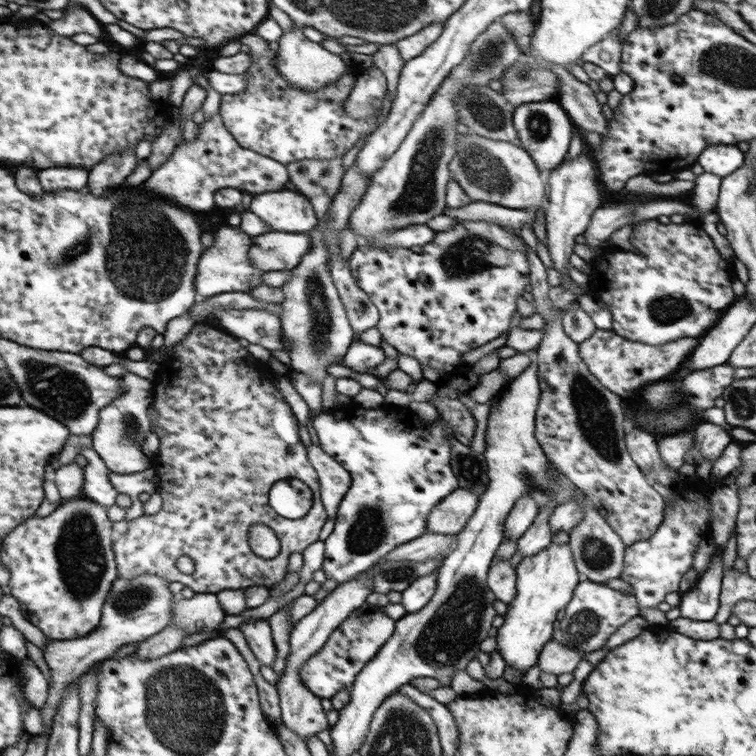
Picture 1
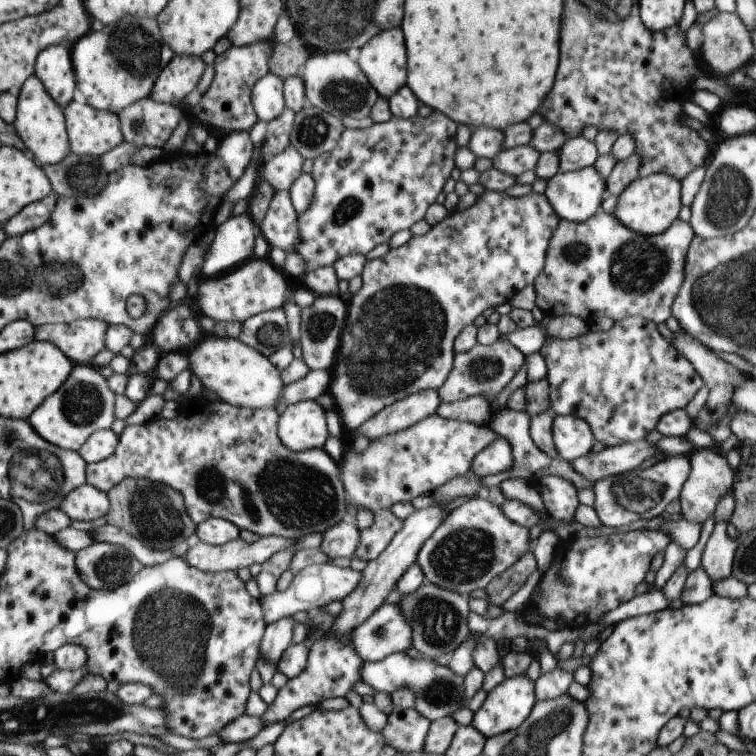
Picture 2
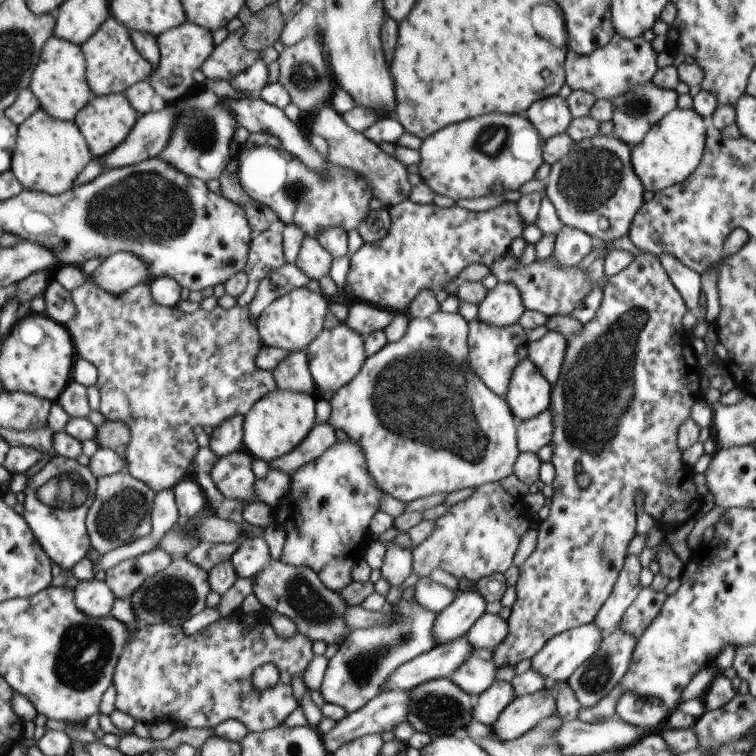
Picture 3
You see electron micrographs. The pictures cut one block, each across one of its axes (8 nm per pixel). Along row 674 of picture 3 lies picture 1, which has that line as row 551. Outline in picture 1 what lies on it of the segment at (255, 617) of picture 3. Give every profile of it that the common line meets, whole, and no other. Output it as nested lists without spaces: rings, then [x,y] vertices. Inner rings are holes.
[[[202,322],[196,323],[186,337],[175,345],[175,349],[170,356],[170,360],[163,364],[158,378],[154,380],[156,388],[154,389],[154,402],[151,404],[153,412],[155,412],[155,427],[152,431],[158,437],[160,446],[155,459],[153,459],[152,467],[156,469],[159,485],[157,486],[157,493],[162,497],[162,509],[154,515],[143,515],[128,523],[126,533],[119,535],[115,544],[115,551],[117,553],[117,567],[120,569],[121,577],[126,580],[132,580],[137,576],[144,576],[146,574],[155,574],[168,582],[180,582],[184,586],[190,587],[195,593],[212,593],[217,594],[218,591],[225,591],[228,589],[238,590],[250,586],[267,587],[270,591],[276,588],[288,574],[288,563],[290,555],[293,552],[303,552],[310,544],[319,540],[319,534],[327,521],[327,513],[322,505],[319,476],[315,468],[310,464],[307,457],[307,449],[302,444],[298,435],[297,418],[294,416],[291,406],[286,402],[282,391],[270,380],[268,380],[269,371],[267,364],[263,363],[252,356],[248,356],[246,347],[228,336],[226,332],[202,326]],[[285,478],[296,478],[305,482],[311,489],[313,494],[312,508],[306,516],[297,519],[284,518],[279,516],[269,504],[270,488],[275,482],[284,480]],[[253,524],[265,524],[269,526],[275,535],[281,541],[280,552],[272,559],[265,559],[252,552],[248,542],[248,529]],[[180,556],[190,556],[195,564],[195,571],[188,575],[182,573],[176,568],[175,563]]]

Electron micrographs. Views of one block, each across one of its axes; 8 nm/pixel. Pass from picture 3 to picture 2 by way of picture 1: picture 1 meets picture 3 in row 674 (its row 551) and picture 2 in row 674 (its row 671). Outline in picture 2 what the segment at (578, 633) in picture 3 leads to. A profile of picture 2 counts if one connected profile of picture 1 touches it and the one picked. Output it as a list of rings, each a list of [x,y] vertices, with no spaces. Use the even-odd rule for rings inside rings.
[[[526,673],[510,678],[506,677],[494,690],[487,692],[482,706],[473,715],[471,725],[486,738],[506,734],[510,730],[516,730],[530,716],[536,701],[535,682],[532,682]]]

